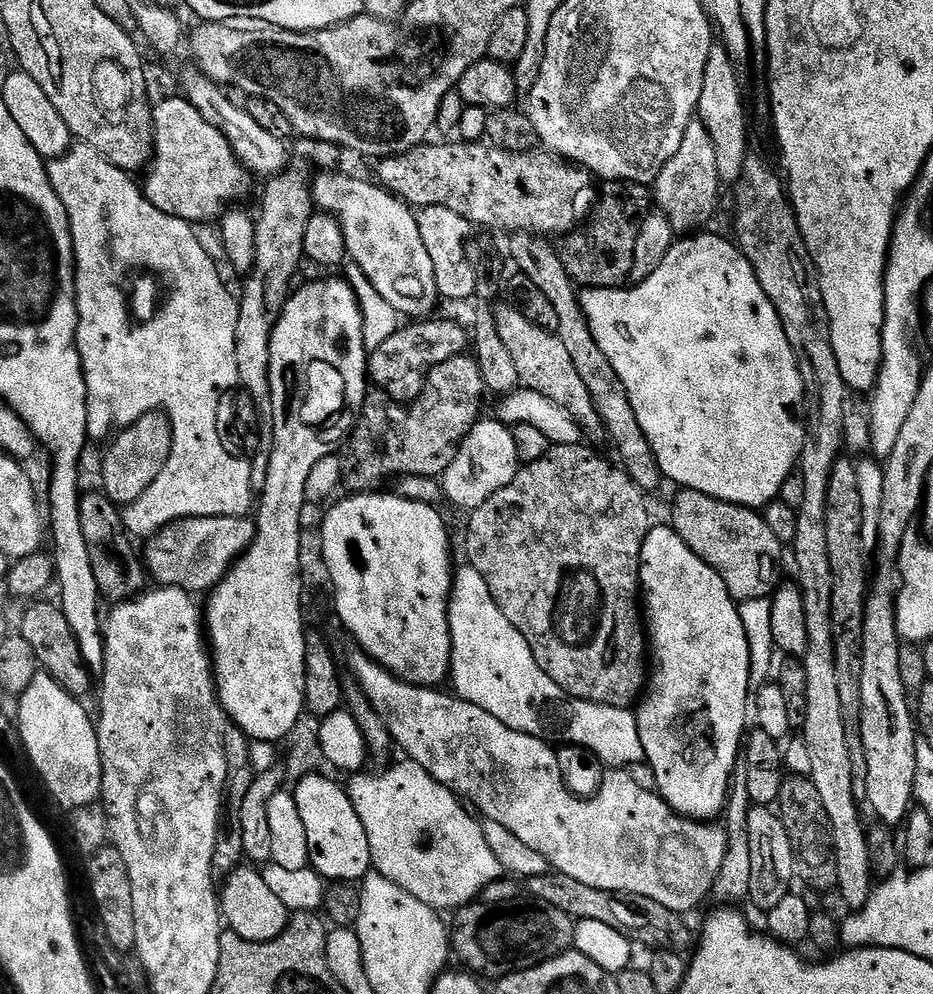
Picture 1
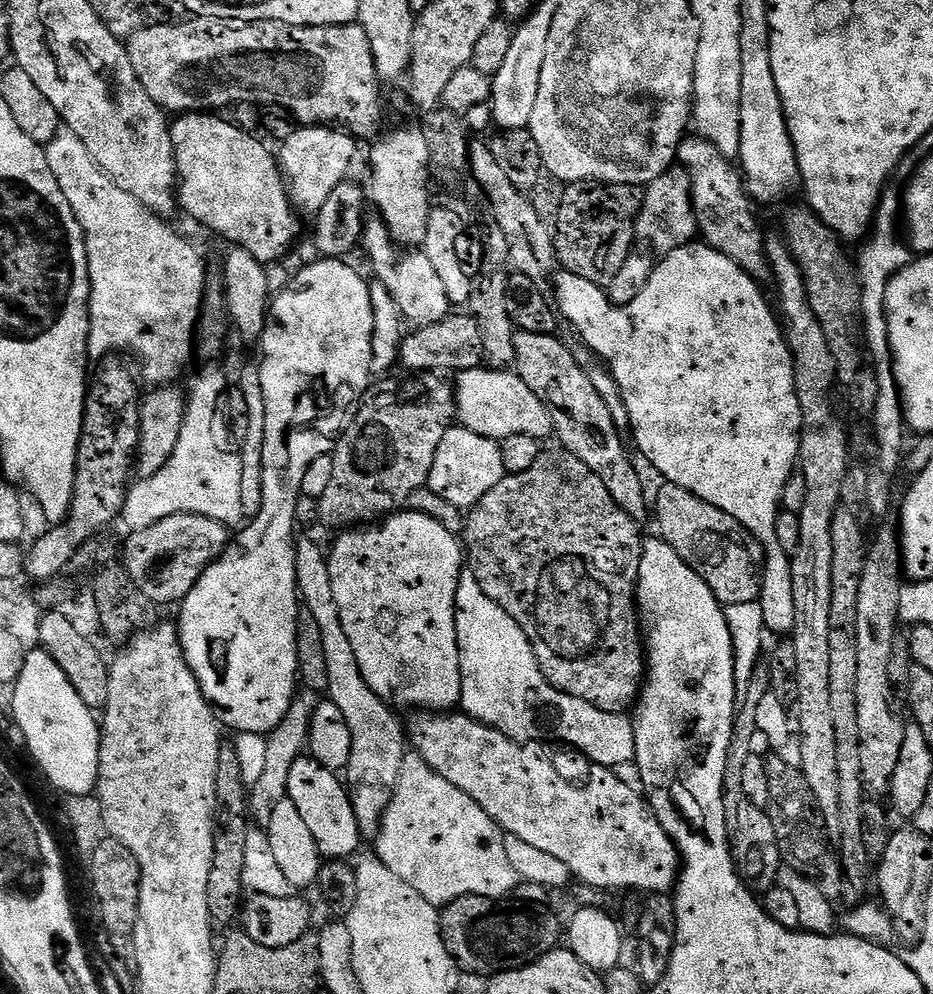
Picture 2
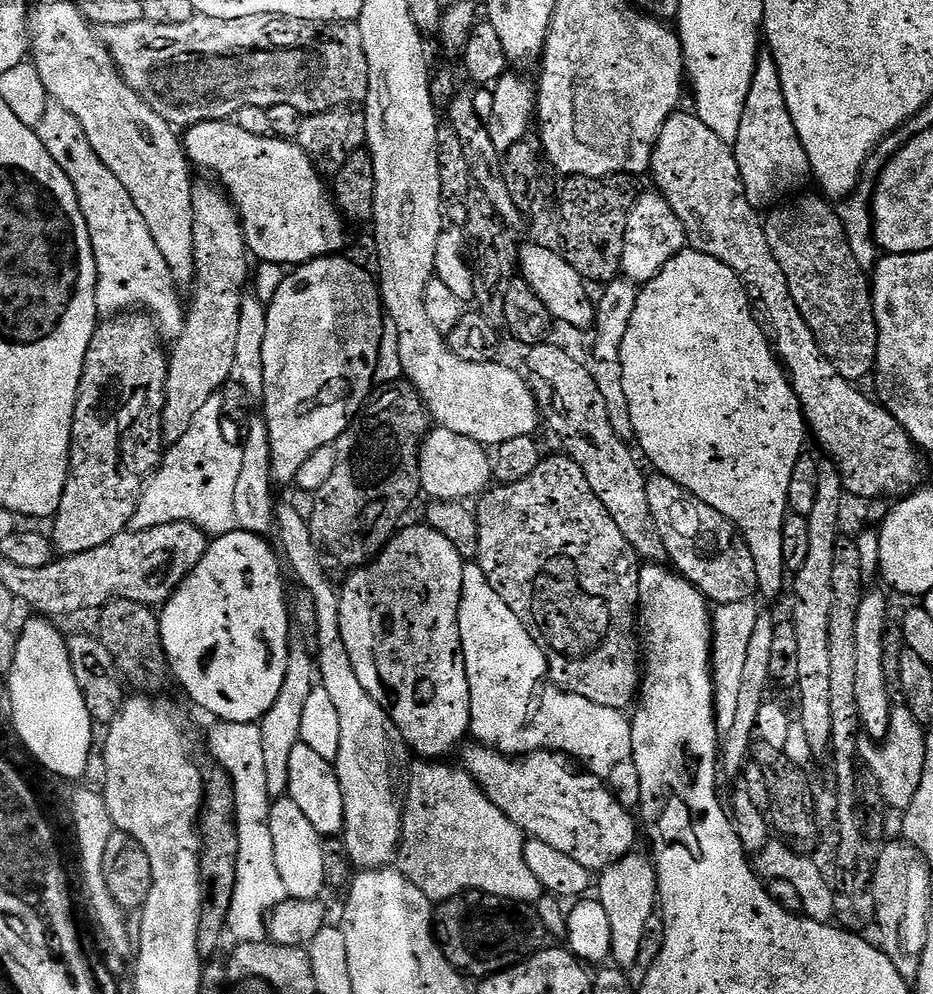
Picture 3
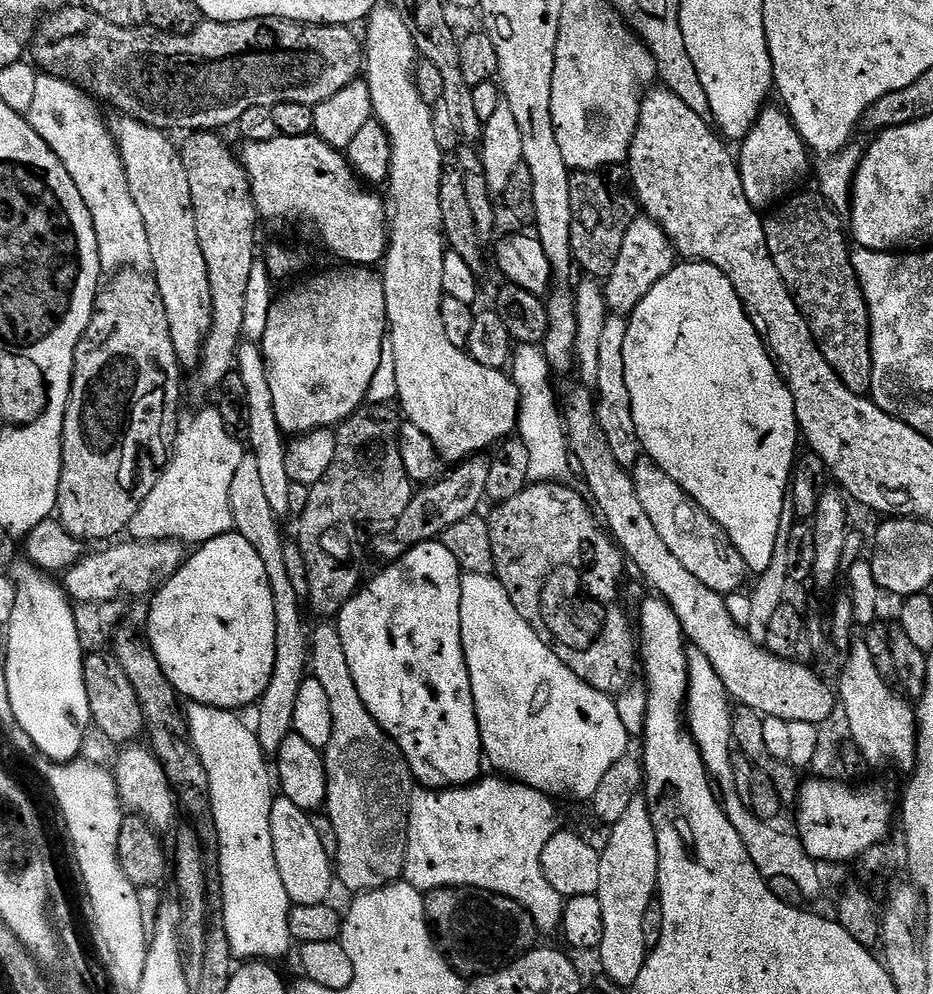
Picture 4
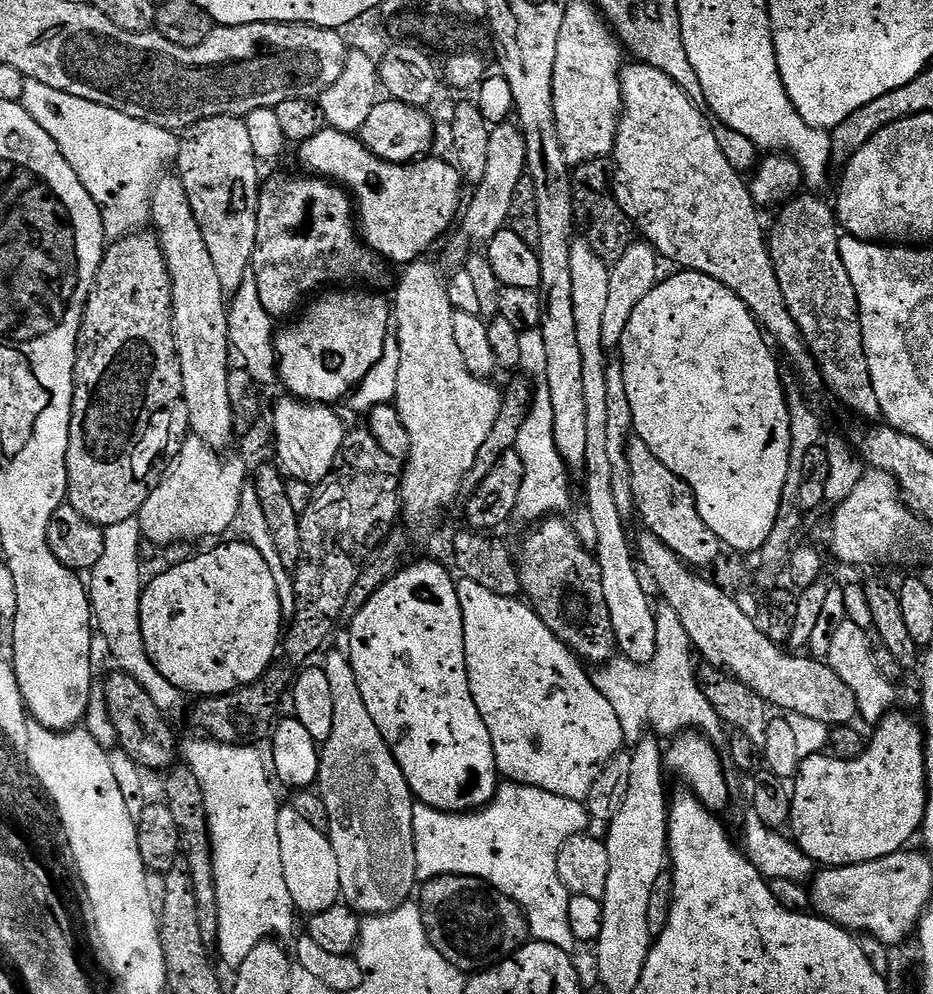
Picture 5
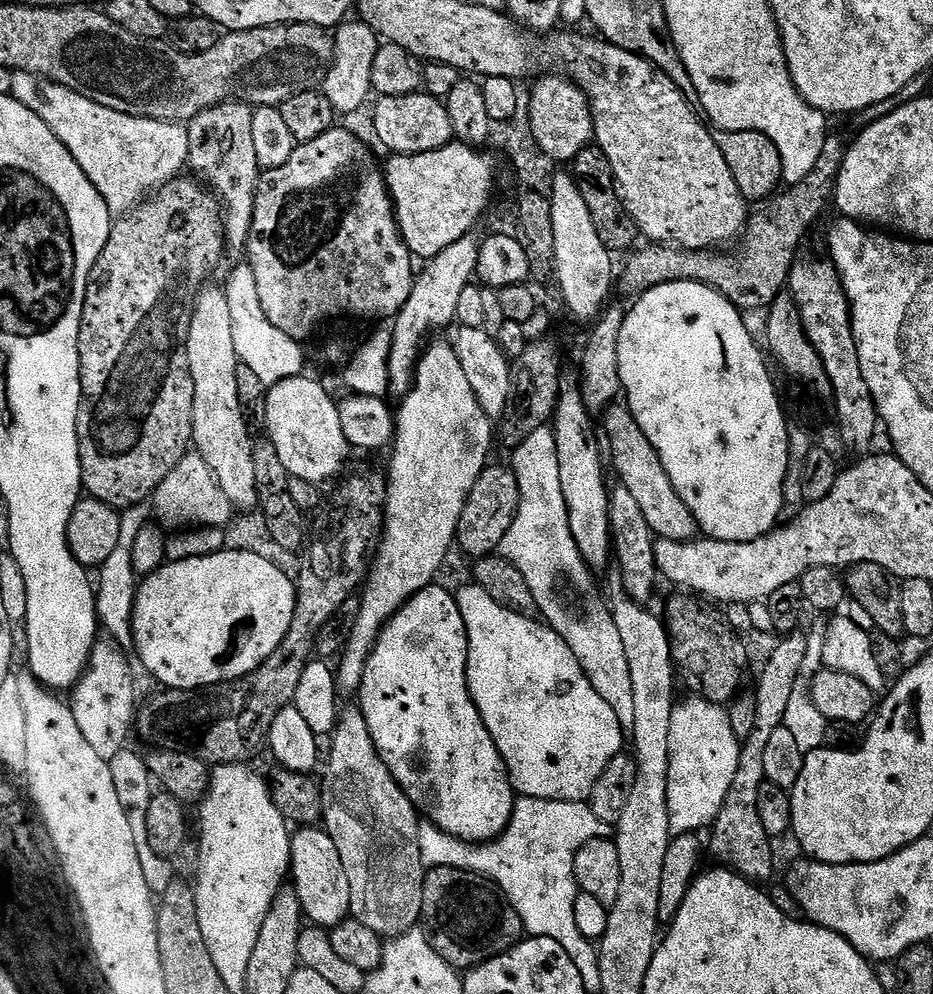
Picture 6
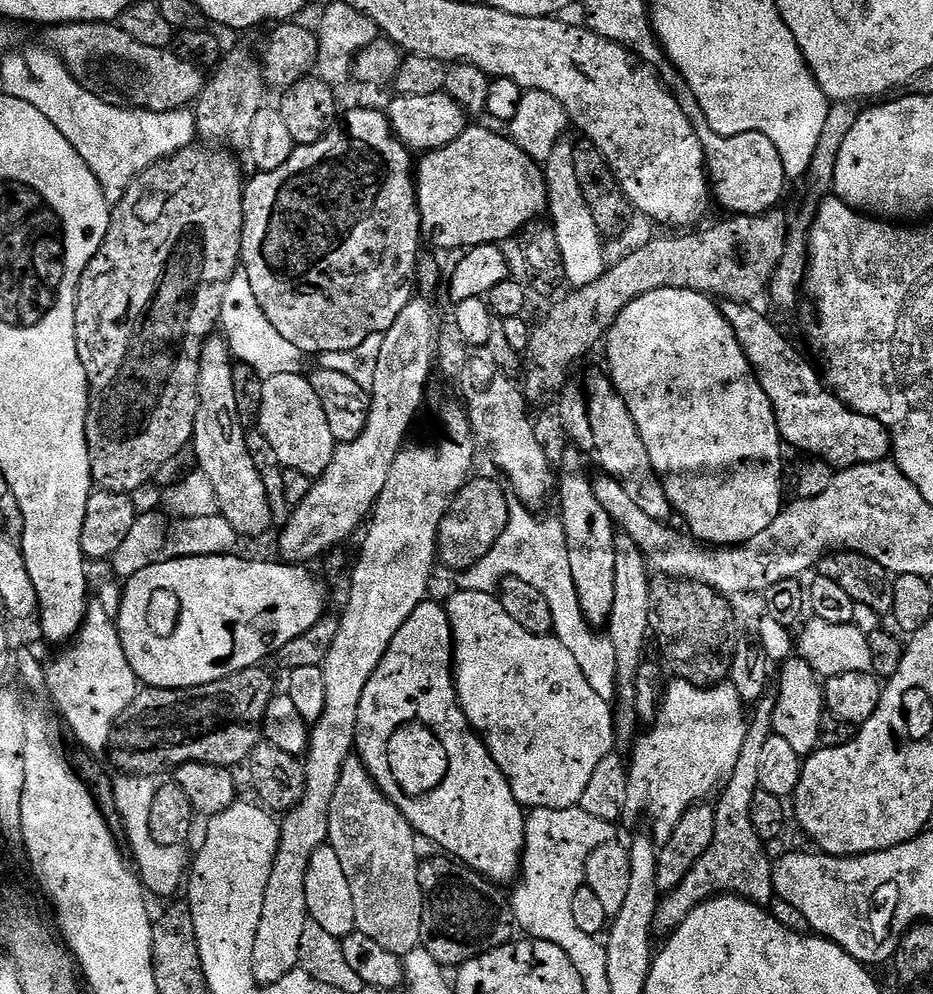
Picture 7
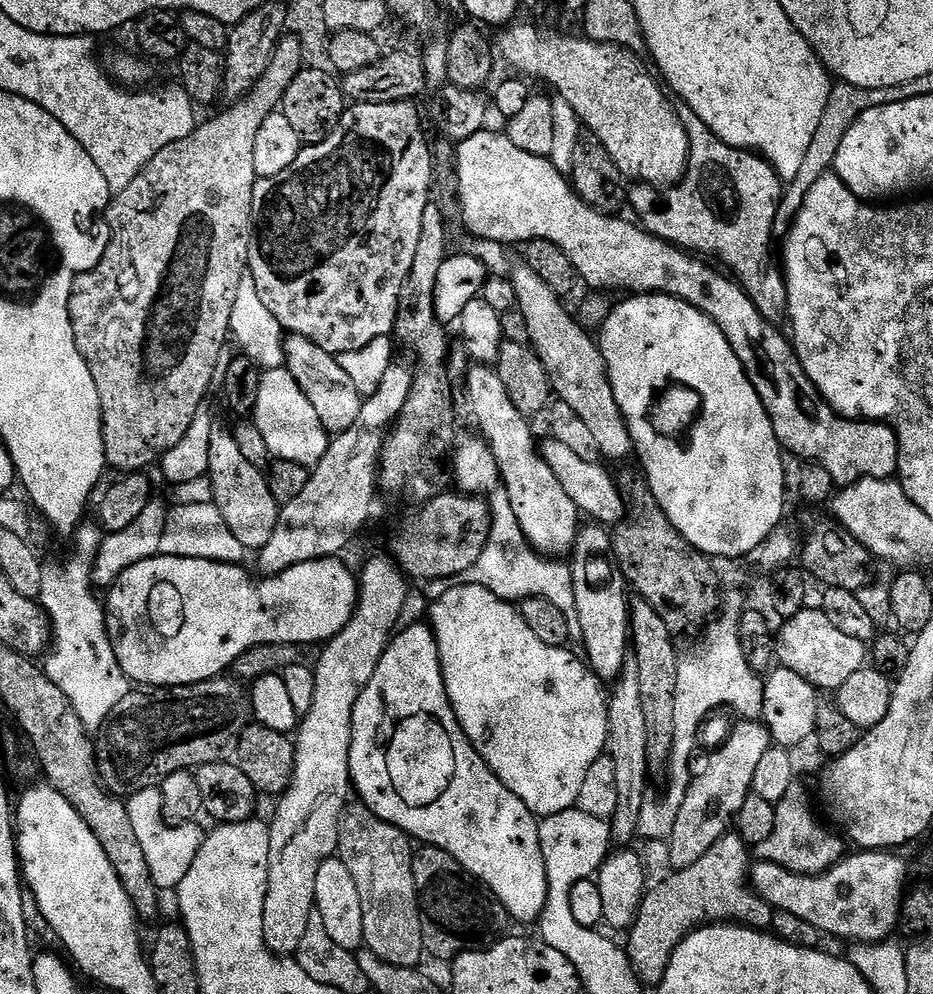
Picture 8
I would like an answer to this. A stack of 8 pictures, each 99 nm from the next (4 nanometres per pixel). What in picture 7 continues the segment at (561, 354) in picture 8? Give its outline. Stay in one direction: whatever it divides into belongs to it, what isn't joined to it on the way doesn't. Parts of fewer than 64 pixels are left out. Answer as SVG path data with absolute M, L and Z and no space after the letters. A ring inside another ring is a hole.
M603 371L596 372L585 384L582 384L588 401L590 427L594 429L594 459L600 463L599 471L603 475L614 478L622 490L626 490L631 500L650 518L671 521L674 509L664 489L664 482L654 470L654 462L650 462L650 454L646 454L646 442L638 434L630 410L626 406L620 392L612 385L611 375Z

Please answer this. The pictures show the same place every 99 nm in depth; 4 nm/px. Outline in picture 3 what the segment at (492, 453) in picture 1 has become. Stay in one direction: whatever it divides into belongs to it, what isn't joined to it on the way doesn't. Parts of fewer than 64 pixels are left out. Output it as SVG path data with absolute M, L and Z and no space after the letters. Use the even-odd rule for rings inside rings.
M433 427L420 447L420 486L423 495L433 501L468 502L479 497L493 483L493 457L485 445L474 438L454 434L454 430Z

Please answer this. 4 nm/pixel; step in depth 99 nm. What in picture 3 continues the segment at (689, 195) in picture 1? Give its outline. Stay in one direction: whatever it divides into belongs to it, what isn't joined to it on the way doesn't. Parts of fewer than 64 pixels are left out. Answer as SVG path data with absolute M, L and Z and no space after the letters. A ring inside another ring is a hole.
M651 191L644 192L636 201L634 199L631 201L626 222L626 238L620 270L637 286L649 284L664 269L666 262L670 262L670 258L683 252L686 247L684 227L678 214L674 214L670 202L666 202L666 198L661 196L659 191Z

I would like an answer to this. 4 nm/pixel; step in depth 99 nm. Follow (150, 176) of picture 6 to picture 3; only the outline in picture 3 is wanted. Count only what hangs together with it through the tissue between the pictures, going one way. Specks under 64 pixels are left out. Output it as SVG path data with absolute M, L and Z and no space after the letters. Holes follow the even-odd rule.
M49 103L45 117L40 125L35 128L40 135L42 146L50 150L50 158L66 170L66 178L74 186L78 194L78 202L82 206L82 214L86 218L86 226L90 230L90 242L94 250L94 262L96 263L96 310L101 317L111 318L133 310L143 310L147 315L153 317L159 327L161 337L165 341L174 342L182 334L184 329L184 317L186 315L186 304L180 301L181 289L176 283L176 279L170 274L170 266L166 266L166 258L162 258L162 250L158 250L158 245L154 243L154 238L150 238L150 230L138 214L138 206L130 198L126 186L106 170L102 158L94 154L94 146L86 138L78 118L70 114L61 104Z

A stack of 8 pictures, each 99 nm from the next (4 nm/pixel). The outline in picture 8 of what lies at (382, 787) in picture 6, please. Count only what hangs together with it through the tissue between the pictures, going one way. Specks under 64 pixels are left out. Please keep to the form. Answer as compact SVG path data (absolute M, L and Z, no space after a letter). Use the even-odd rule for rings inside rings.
M352 802L347 805L344 809L344 815L340 818L340 846L338 849L338 859L342 862L346 862L346 870L350 870L350 874L354 877L354 886L358 886L358 898L362 898L362 930L364 931L364 944L366 945L367 951L373 952L378 956L378 958L382 958L382 962L390 962L390 966L400 966L402 968L415 968L421 962L420 959L425 959L426 953L424 951L424 931L422 930L422 922L420 921L420 900L416 897L416 883L414 882L414 870L412 869L412 853L414 851L413 841L408 837L408 835L403 832L400 828L395 828L393 824L390 822L386 822L382 818L378 818L371 812L367 806L359 802Z

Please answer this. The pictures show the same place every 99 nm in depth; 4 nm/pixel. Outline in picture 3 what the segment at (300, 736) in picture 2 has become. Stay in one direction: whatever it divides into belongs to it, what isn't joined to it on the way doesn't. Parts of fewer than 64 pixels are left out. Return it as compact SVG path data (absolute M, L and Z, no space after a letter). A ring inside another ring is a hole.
M299 634L288 641L288 657L286 658L286 678L282 678L282 691L278 694L274 706L266 710L259 720L262 734L262 759L266 765L266 791L269 797L279 798L288 790L290 782L290 753L294 746L301 744L302 713L304 713L310 690L318 687L318 669L313 651Z

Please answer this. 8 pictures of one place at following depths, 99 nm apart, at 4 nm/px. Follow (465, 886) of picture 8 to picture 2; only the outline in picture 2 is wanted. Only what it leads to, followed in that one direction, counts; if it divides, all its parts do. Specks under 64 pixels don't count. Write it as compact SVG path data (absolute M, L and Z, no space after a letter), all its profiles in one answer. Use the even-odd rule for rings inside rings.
M463 896L443 905L440 934L446 950L465 973L491 978L499 972L525 968L561 943L562 920L560 924L550 909L542 904L517 906L512 902L492 900L489 896Z

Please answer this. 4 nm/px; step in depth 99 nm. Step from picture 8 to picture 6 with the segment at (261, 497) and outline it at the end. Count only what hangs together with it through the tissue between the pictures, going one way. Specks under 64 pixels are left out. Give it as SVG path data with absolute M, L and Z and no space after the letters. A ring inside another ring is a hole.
M205 286L196 297L186 338L186 358L190 366L190 378L194 382L194 450L203 458L206 466L210 466L222 494L226 494L233 509L240 514L250 512L257 507L258 502L252 457L254 440L248 437L245 409L238 398L238 359L227 294L223 287Z

